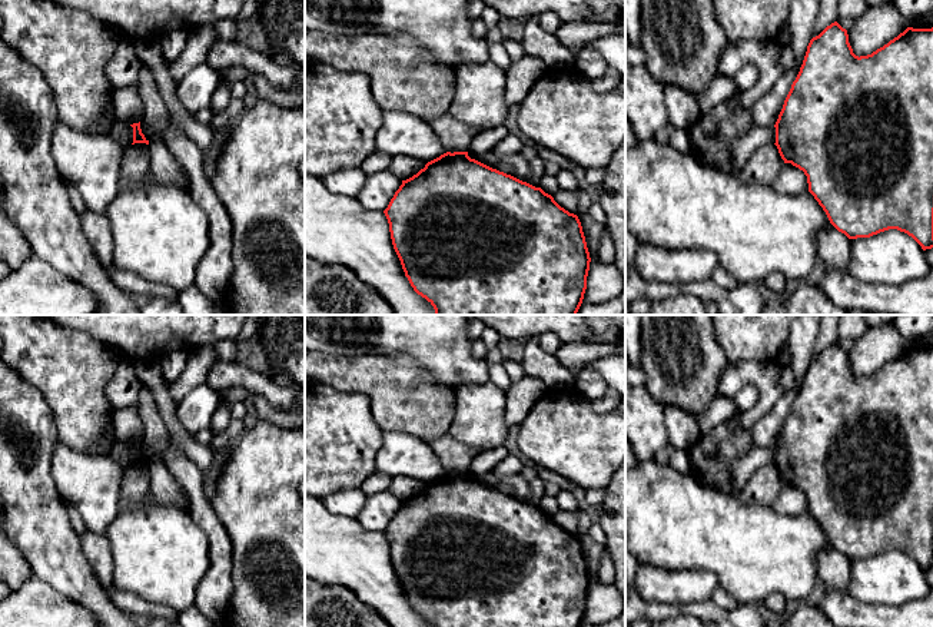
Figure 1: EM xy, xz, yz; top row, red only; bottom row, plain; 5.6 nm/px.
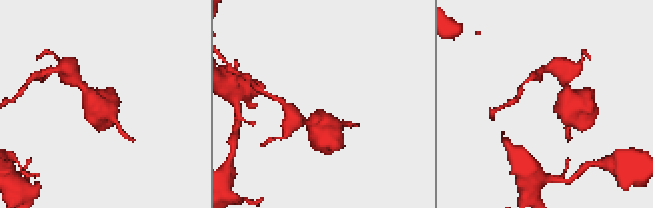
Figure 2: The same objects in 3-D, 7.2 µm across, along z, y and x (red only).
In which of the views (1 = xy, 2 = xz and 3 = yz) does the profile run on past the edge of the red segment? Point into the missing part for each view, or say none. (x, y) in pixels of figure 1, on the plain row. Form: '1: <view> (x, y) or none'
1: none
2: none
3: none

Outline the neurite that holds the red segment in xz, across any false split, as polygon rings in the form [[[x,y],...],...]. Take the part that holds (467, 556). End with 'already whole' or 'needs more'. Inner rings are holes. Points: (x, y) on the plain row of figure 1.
[[[446,472],[428,482],[412,498],[402,501],[388,528],[384,531],[394,570],[414,611],[432,627],[581,627],[587,610],[590,573],[577,535],[561,528],[551,515],[511,495],[492,490],[468,477],[468,472]]]; already whole

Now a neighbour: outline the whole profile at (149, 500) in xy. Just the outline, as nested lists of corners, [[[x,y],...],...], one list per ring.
[[[150,494],[150,495],[139,500],[139,501],[130,501],[130,502],[126,502],[126,504],[119,501],[119,508],[120,508],[120,511],[132,511],[132,510],[149,507],[149,505],[153,505],[153,504],[156,504],[156,500]]]

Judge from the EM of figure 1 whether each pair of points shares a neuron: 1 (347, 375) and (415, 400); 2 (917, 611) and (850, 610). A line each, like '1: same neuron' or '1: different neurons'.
1: same neuron
2: same neuron

